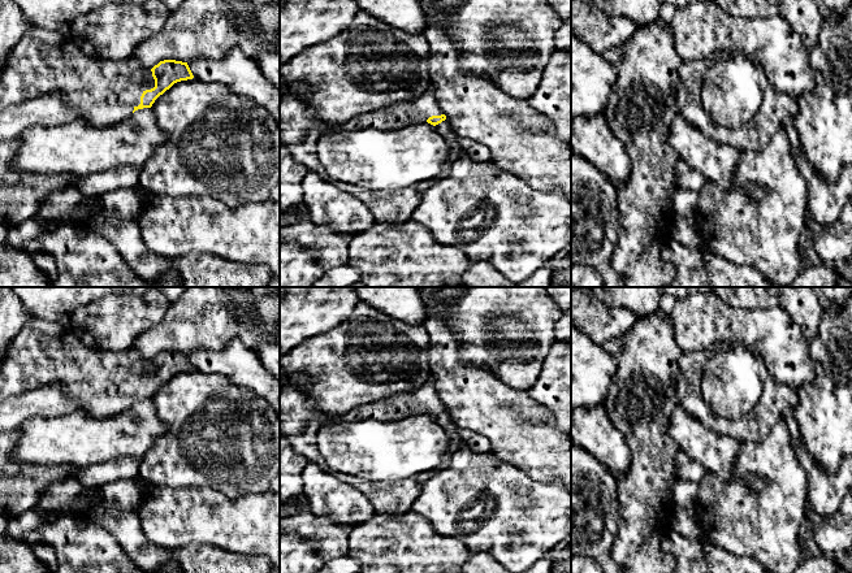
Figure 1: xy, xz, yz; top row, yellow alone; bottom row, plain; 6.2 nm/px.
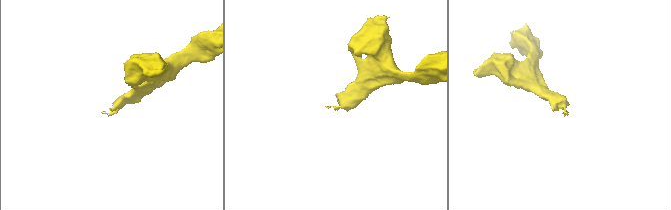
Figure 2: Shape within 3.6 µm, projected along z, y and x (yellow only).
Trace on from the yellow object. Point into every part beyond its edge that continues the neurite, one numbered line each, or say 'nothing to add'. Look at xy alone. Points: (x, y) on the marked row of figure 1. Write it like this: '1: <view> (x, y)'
1: xy (103, 91)

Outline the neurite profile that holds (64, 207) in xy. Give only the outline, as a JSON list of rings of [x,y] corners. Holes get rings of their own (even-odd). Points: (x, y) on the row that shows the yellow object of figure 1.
[[[75,186],[65,187],[57,192],[49,194],[35,213],[35,218],[40,223],[53,225],[77,225],[87,226],[88,221],[95,217],[82,209],[82,204],[87,200],[83,192]]]

